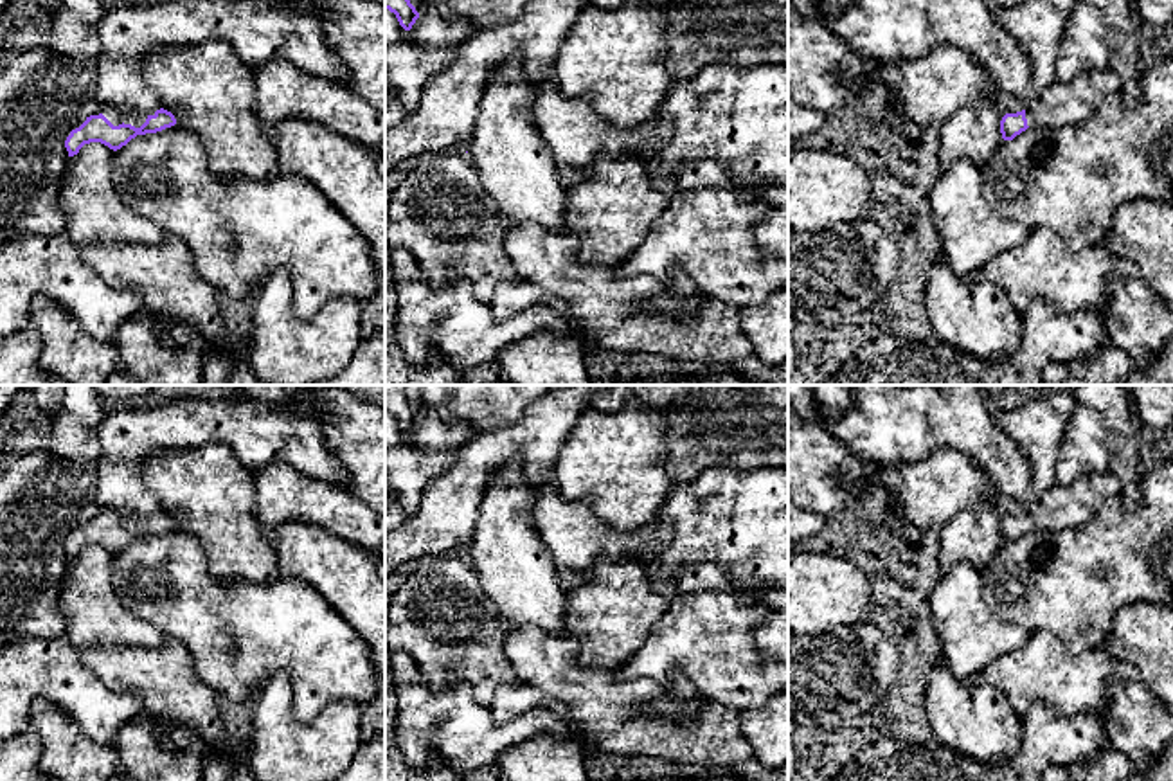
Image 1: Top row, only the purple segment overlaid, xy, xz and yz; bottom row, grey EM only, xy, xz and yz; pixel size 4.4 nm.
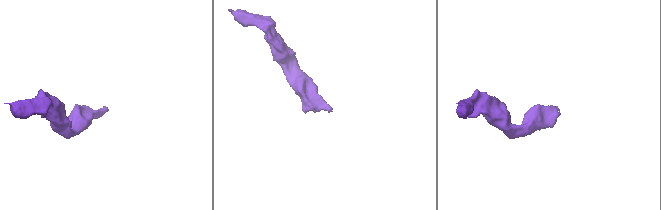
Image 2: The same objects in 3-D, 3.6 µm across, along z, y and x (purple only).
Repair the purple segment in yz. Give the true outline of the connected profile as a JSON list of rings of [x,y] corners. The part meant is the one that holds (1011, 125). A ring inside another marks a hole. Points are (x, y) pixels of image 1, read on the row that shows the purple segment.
[[[1110,67],[1081,74],[1067,83],[1056,81],[1043,88],[1025,110],[1002,117],[1002,139],[1013,140],[1027,128],[1060,130],[1085,122],[1101,101],[1117,90],[1119,77]]]

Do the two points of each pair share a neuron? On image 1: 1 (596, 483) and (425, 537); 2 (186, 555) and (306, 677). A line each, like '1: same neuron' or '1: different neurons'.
1: different neurons
2: same neuron

